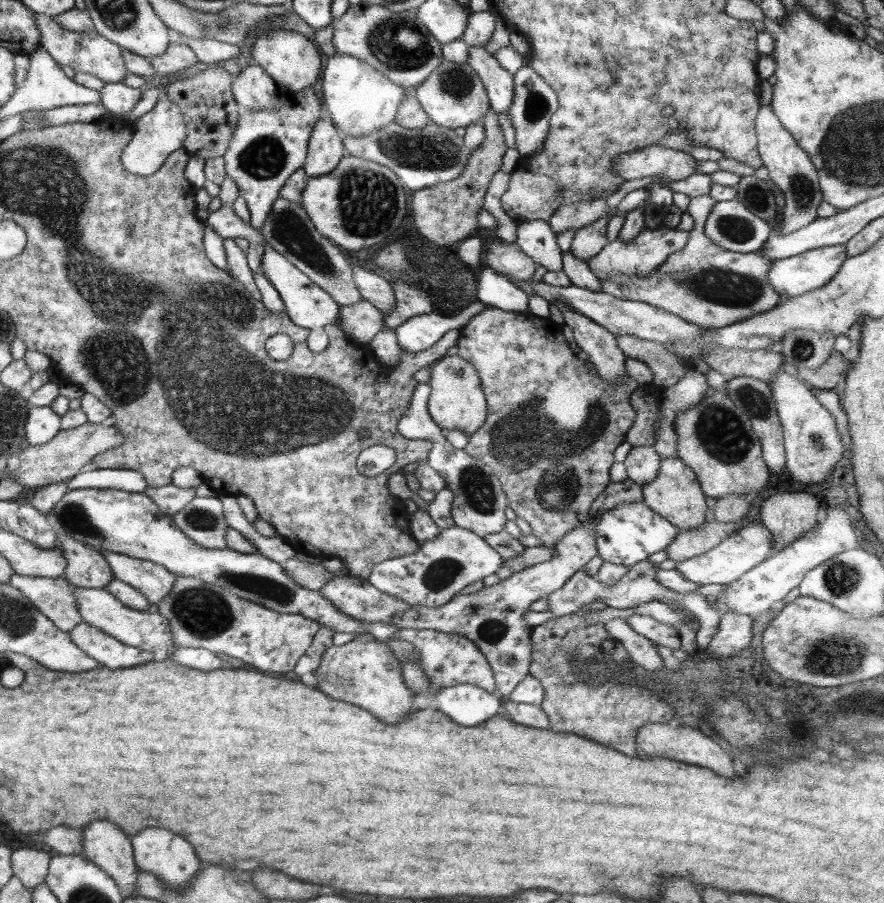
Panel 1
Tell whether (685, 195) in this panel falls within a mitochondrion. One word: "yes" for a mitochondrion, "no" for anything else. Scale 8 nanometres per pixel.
no

